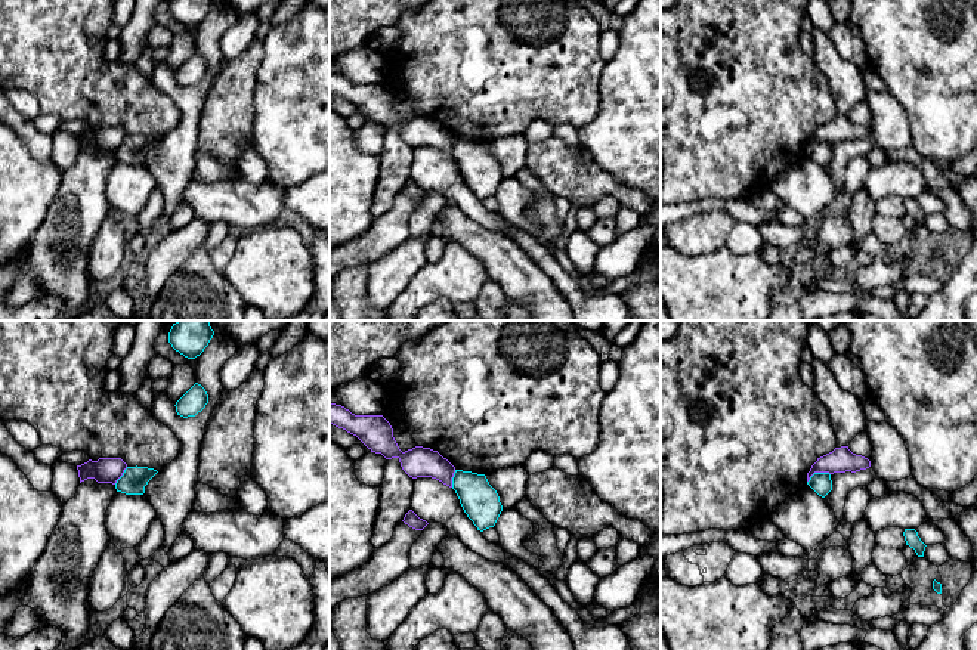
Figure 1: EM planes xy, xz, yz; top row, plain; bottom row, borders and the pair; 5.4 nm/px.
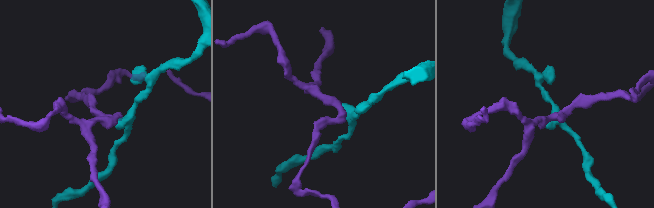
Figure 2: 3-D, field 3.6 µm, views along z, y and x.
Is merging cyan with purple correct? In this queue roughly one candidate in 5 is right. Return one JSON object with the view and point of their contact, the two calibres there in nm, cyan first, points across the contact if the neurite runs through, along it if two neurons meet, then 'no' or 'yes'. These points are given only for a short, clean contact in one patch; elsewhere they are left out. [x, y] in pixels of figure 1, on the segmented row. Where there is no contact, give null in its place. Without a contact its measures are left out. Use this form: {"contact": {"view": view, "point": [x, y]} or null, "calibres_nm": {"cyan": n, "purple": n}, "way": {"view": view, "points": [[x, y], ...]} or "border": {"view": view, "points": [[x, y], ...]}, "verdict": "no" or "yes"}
{"contact": {"view": "yz", "point": [818, 473]}, "calibres_nm": {"cyan": 110, "purple": 140}, "border": {"view": "yz", "points": [[829, 473], [815, 473], [807, 482]]}, "verdict": "no"}

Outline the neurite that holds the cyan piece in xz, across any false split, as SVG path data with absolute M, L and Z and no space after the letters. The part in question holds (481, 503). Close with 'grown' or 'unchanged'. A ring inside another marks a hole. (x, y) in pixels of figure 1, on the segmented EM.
M455 470L452 489L477 530L483 532L495 526L503 505L497 490L489 485L485 474Z; unchanged

